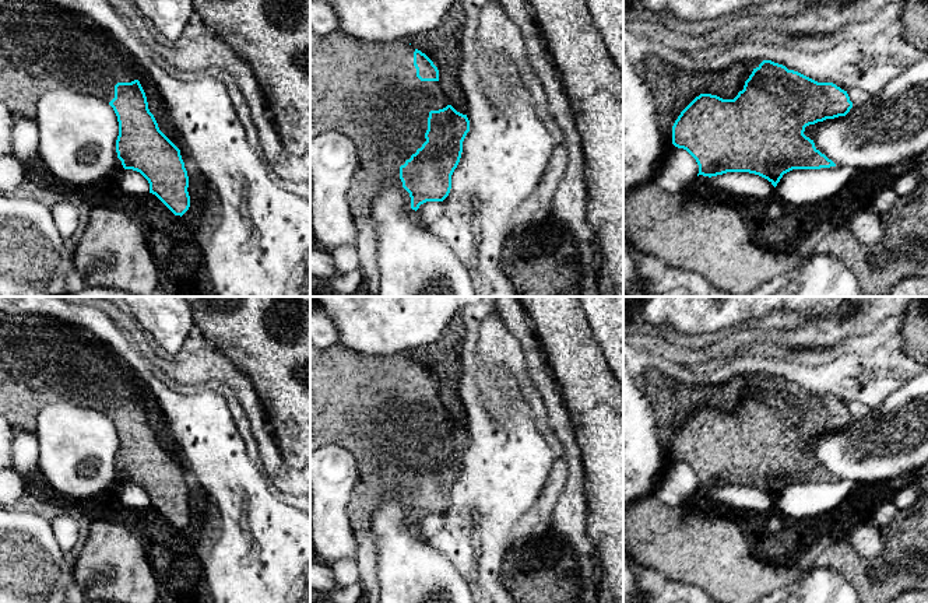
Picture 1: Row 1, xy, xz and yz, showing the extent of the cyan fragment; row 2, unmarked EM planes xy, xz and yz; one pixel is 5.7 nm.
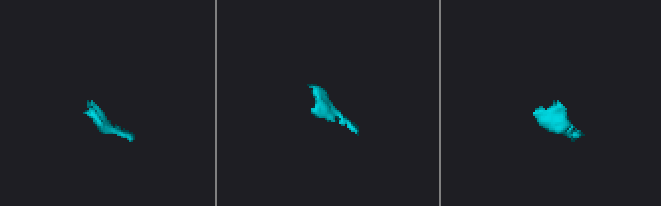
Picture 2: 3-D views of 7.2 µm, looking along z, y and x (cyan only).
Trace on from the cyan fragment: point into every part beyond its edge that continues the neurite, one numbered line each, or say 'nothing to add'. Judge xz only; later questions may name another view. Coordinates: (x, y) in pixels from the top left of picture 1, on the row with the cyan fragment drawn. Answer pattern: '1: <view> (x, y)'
1: xz (369, 91)

